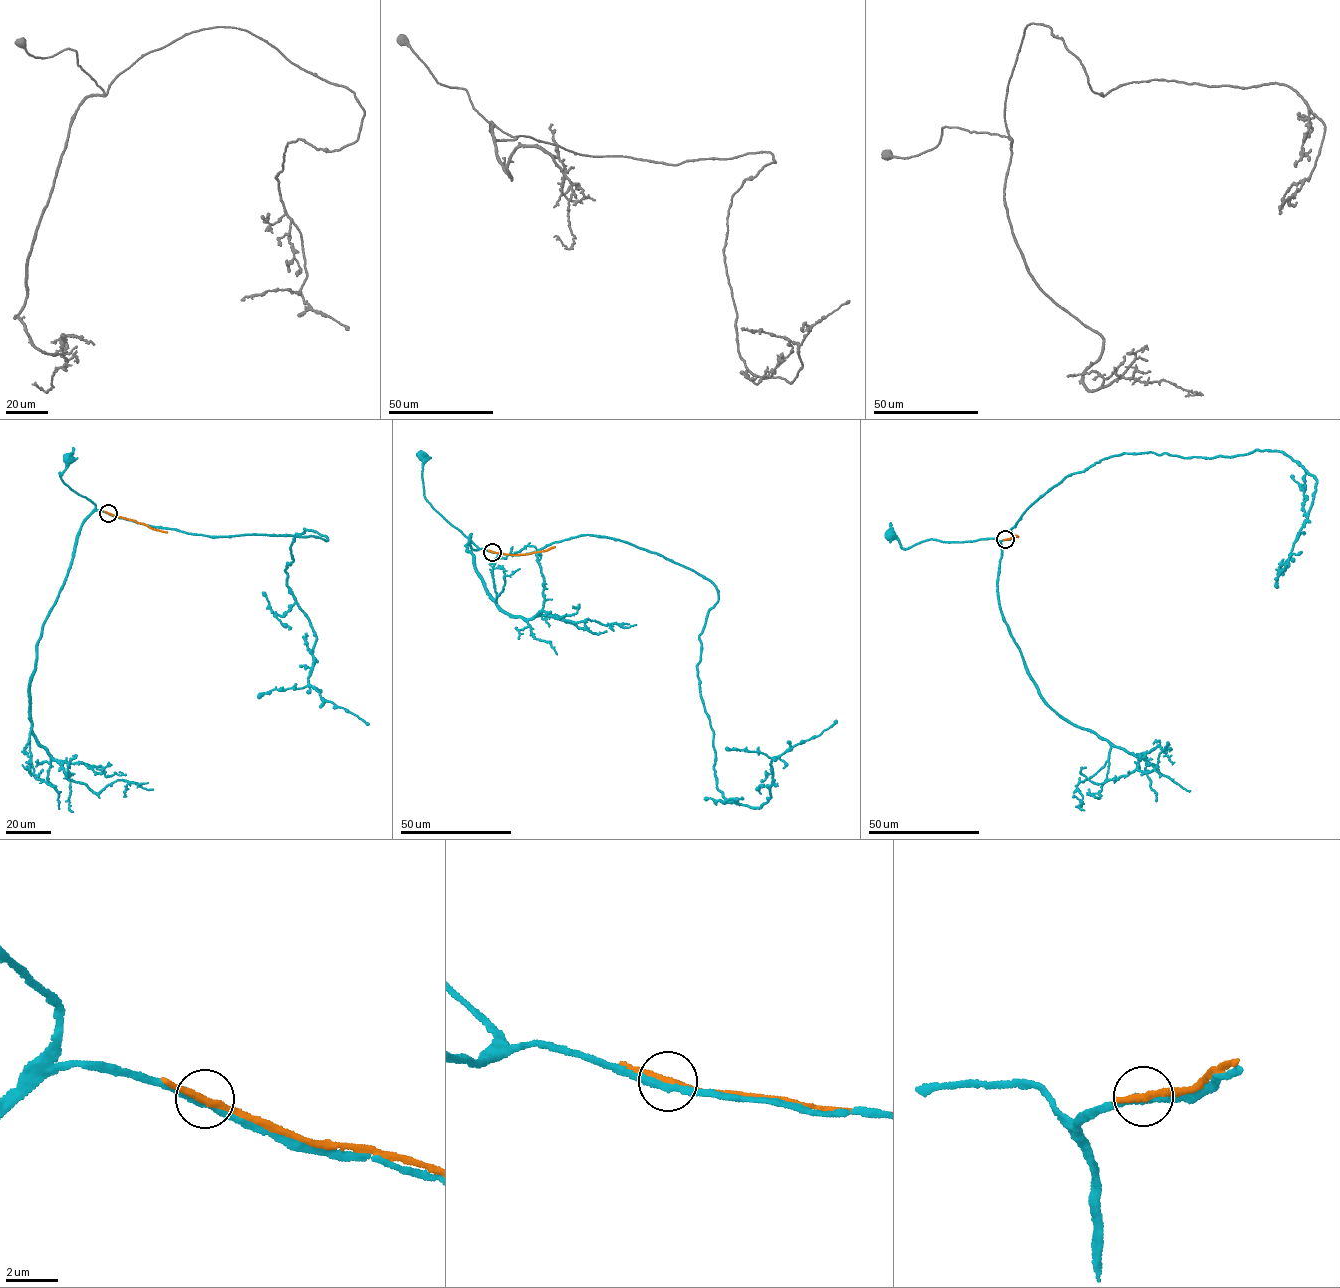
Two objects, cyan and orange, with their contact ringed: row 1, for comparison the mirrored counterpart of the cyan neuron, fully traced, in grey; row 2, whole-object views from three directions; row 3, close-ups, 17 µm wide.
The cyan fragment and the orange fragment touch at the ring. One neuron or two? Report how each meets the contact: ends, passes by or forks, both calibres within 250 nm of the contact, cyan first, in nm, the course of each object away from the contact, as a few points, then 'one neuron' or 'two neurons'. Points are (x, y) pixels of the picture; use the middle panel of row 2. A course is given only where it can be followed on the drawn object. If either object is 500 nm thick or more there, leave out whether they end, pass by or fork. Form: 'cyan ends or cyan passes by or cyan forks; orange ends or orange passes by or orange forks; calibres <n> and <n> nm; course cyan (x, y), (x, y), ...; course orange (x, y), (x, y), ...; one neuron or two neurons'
cyan passes by; orange passes by; calibres 240 and 240 nm; course cyan (492, 552), (479, 549), (425, 498), (422, 477), (424, 455); course orange (492, 551), (527, 554), (555, 546); two neurons

